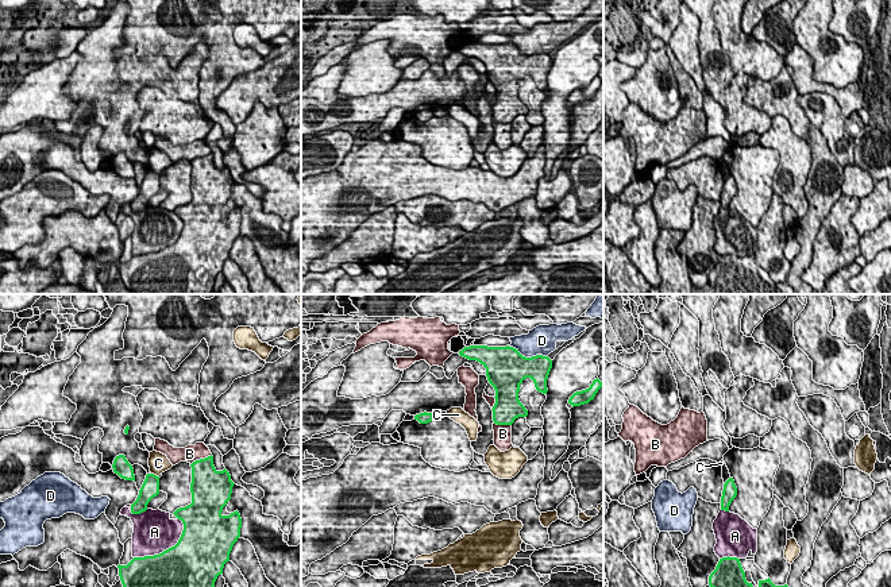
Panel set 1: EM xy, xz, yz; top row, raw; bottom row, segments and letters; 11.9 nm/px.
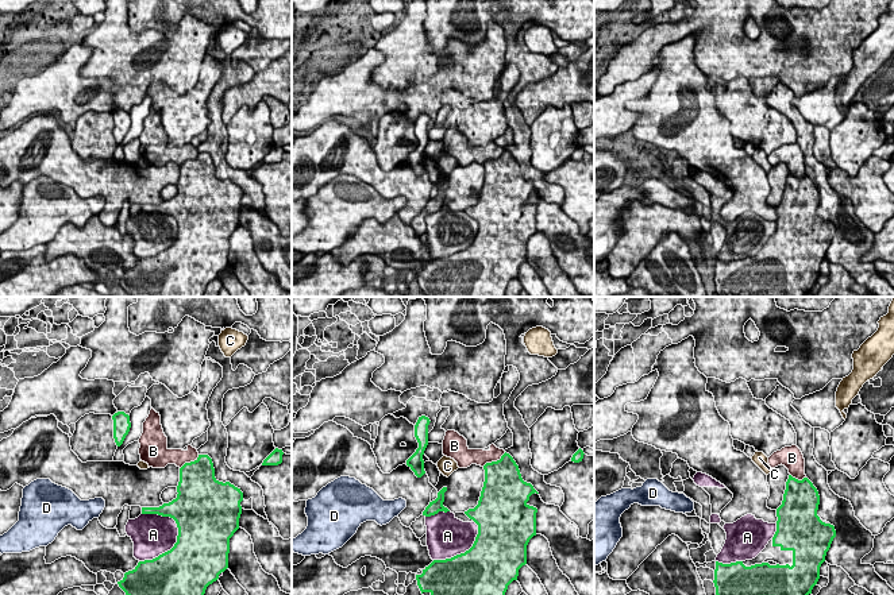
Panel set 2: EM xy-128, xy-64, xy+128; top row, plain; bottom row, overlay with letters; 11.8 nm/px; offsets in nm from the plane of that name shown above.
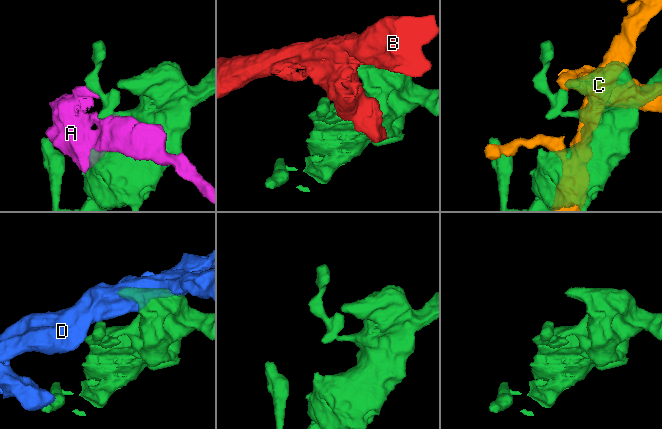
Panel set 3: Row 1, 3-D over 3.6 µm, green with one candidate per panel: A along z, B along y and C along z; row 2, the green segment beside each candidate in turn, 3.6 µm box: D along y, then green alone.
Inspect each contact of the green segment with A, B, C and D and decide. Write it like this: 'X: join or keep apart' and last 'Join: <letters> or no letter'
A: keep apart
B: keep apart
C: keep apart
D: keep apart
Join: no letter

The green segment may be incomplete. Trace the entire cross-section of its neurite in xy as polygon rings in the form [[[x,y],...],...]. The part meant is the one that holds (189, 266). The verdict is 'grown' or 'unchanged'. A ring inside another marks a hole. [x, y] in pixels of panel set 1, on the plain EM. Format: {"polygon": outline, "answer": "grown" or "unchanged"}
{"polygon": [[[213,154],[196,158],[192,165],[192,201],[173,212],[182,219],[184,228],[178,240],[159,252],[134,255],[127,263],[117,263],[119,274],[128,291],[139,294],[212,294],[215,279],[230,259],[234,242],[240,235],[239,209],[223,213],[223,205],[231,197],[234,179],[224,166],[217,169]]], "answer": "unchanged"}

